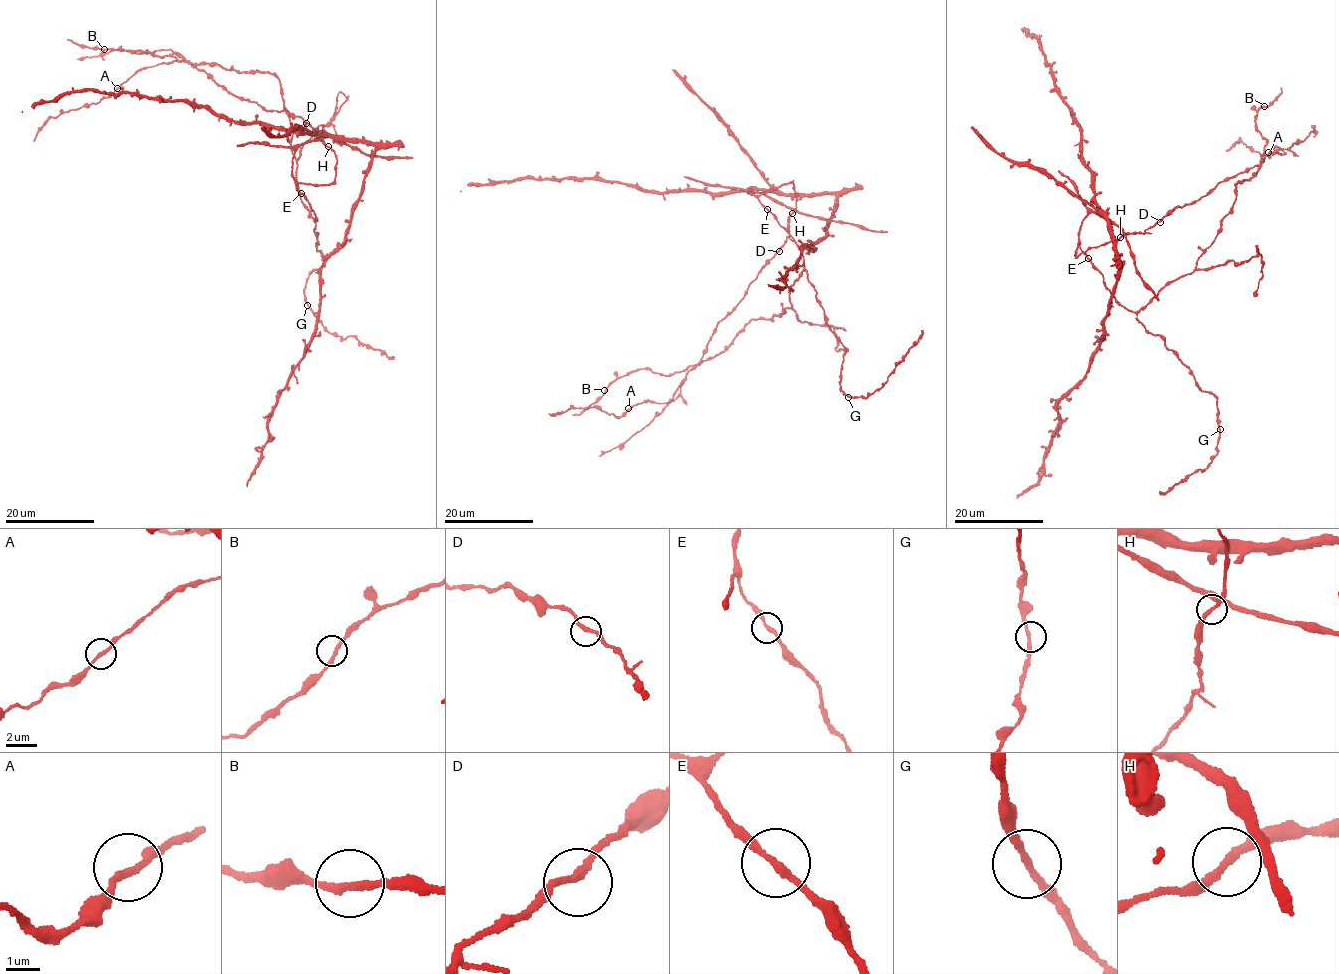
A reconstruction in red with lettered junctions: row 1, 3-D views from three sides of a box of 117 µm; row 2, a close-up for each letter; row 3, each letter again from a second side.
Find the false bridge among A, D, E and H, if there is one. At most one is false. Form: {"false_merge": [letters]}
{"false_merge": []}

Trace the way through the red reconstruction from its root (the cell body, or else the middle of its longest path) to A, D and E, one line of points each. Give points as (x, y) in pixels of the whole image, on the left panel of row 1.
A: (293, 175), (323, 185), (336, 174), (335, 153), (315, 129), (233, 95), (189, 62), (139, 68), (117, 88)
D: (293, 175), (298, 182), (323, 185), (331, 183), (336, 174), (337, 160), (332, 150), (306, 123)
E: (293, 175), (296, 189), (301, 193)

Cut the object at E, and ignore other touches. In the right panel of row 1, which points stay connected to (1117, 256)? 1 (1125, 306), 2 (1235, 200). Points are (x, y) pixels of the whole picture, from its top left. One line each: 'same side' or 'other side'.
1: other side
2: other side

